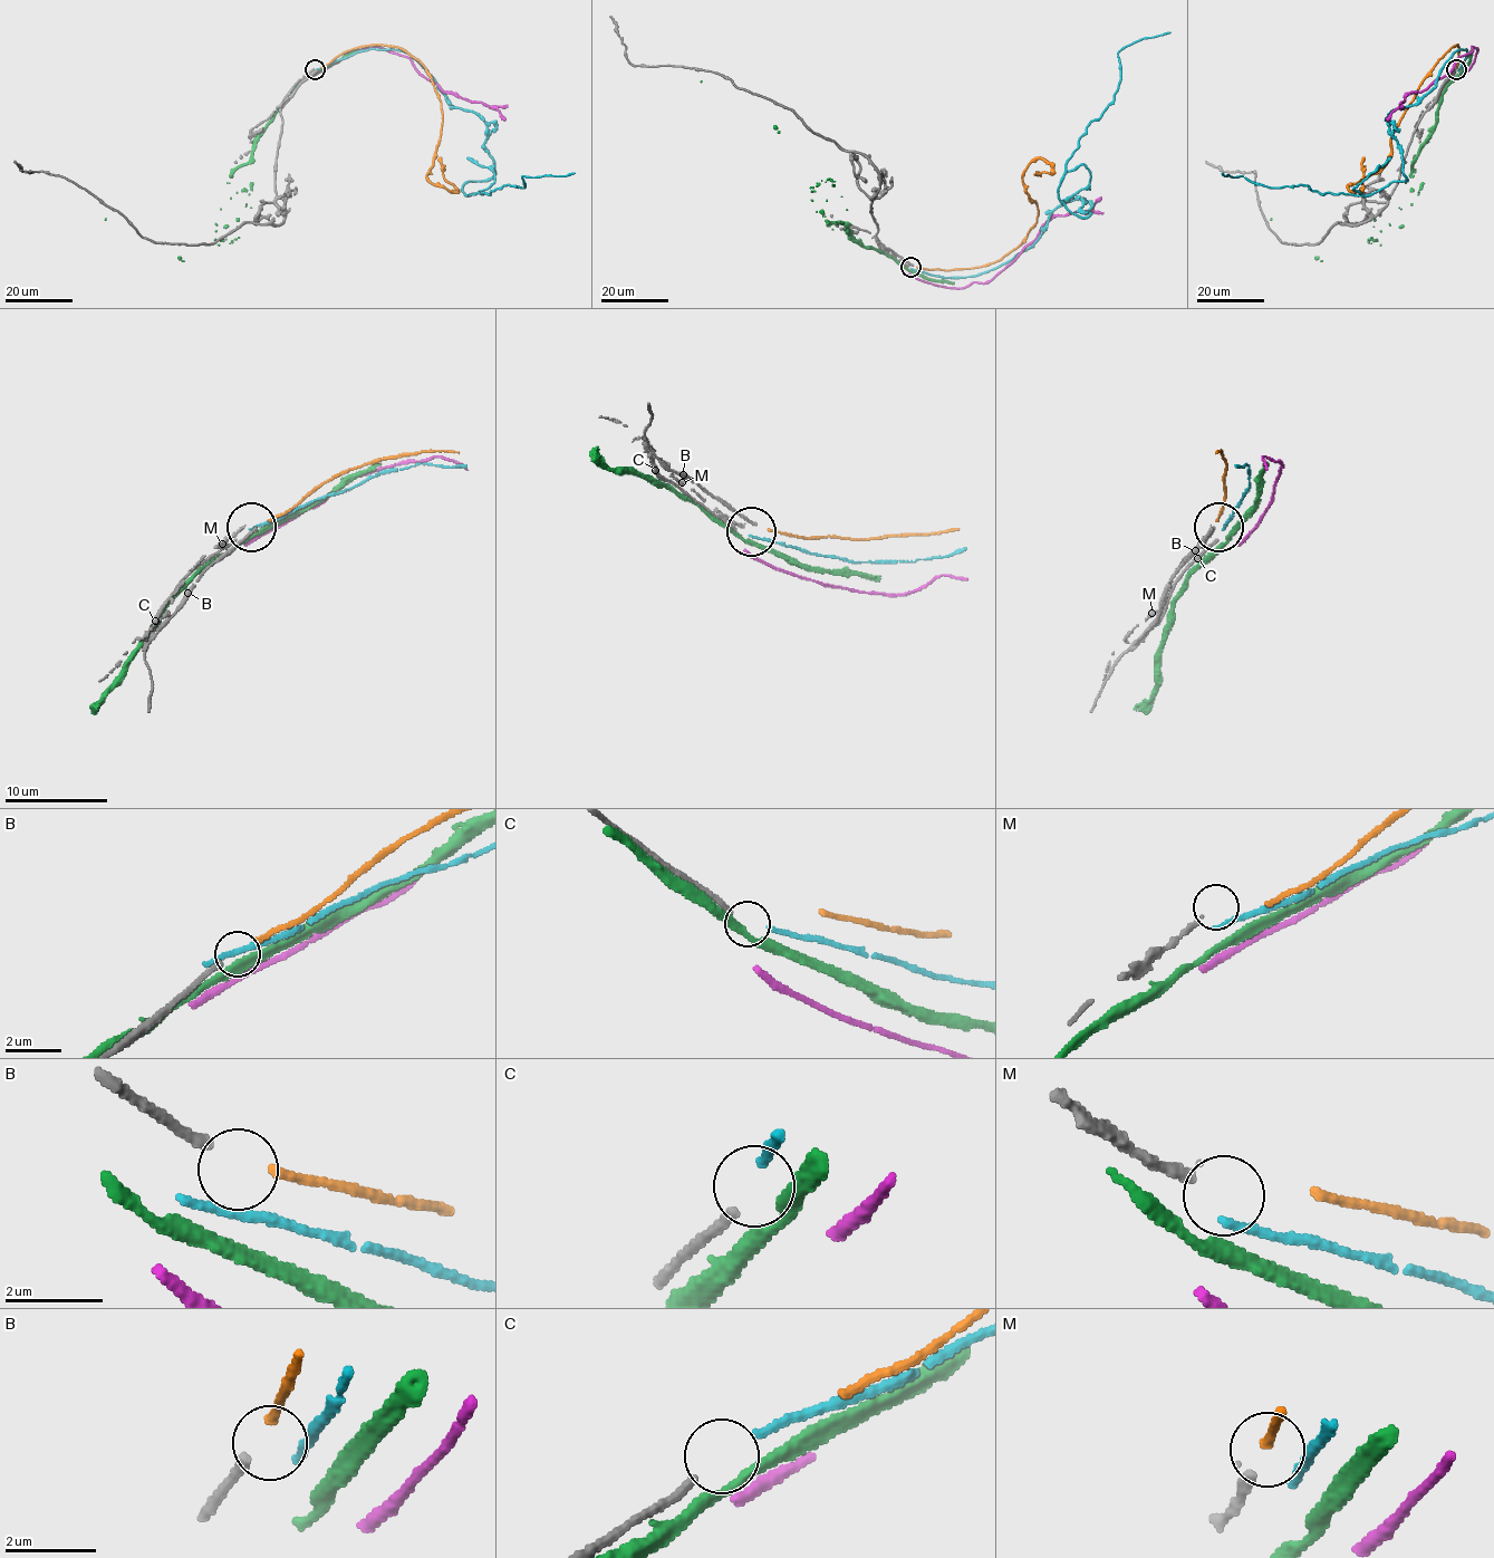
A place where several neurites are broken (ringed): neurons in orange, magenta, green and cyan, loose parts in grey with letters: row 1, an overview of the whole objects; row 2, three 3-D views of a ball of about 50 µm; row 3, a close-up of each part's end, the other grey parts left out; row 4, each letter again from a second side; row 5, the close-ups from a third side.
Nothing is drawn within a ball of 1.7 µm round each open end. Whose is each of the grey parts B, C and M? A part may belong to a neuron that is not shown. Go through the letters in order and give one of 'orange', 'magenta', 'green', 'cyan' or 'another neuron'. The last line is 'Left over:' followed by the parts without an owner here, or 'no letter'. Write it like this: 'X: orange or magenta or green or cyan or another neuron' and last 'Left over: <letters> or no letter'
B: orange
C: cyan
M: another neuron
Left over: M

